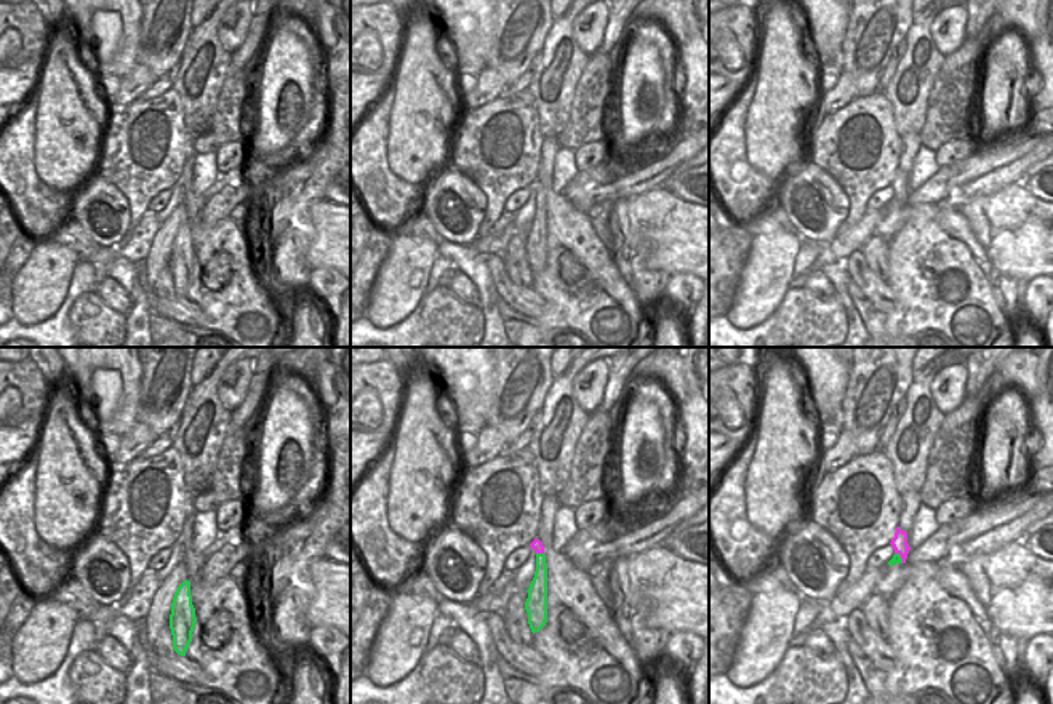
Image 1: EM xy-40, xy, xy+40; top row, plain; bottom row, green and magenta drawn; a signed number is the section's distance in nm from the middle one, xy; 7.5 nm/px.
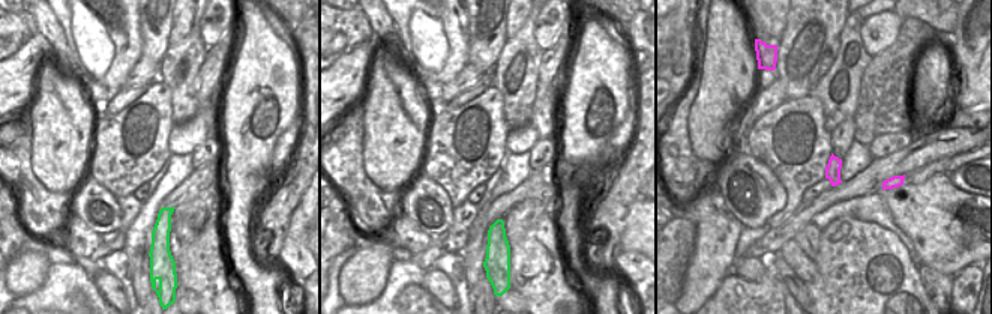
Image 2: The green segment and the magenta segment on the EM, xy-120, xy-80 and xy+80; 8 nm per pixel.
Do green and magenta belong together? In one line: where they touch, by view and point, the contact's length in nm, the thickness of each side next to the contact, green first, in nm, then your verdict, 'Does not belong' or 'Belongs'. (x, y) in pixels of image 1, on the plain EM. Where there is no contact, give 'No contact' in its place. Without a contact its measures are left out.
Touches green at xy+40 (900, 199). Shared border 110 nm. Thickness 70 nm (green) against 120 nm. Does not belong.

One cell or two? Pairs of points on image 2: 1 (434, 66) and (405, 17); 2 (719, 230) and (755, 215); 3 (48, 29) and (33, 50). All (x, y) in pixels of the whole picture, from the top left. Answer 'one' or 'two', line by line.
1: one
2: two
3: two

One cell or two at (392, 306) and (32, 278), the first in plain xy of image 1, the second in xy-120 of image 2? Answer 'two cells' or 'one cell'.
one cell

